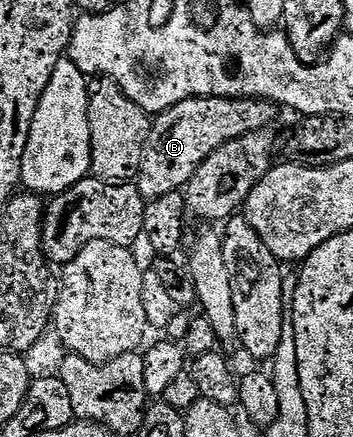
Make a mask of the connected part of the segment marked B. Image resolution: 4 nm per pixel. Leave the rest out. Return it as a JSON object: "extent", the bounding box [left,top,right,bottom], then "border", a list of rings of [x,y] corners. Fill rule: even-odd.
{"extent":[137,97,259,202],"border":[[[190,97],[158,114],[141,155],[137,184],[143,200],[148,202],[161,195],[180,192],[189,183],[189,179],[193,179],[197,167],[201,167],[201,163],[205,163],[205,159],[209,159],[217,147],[225,147],[225,143],[233,139],[255,133],[259,128],[257,107],[258,102],[253,97]]]}

